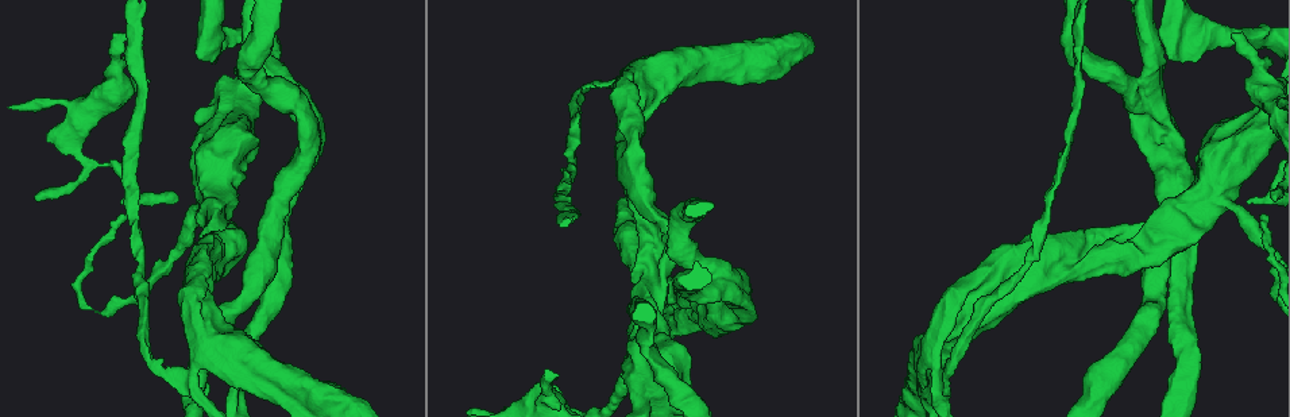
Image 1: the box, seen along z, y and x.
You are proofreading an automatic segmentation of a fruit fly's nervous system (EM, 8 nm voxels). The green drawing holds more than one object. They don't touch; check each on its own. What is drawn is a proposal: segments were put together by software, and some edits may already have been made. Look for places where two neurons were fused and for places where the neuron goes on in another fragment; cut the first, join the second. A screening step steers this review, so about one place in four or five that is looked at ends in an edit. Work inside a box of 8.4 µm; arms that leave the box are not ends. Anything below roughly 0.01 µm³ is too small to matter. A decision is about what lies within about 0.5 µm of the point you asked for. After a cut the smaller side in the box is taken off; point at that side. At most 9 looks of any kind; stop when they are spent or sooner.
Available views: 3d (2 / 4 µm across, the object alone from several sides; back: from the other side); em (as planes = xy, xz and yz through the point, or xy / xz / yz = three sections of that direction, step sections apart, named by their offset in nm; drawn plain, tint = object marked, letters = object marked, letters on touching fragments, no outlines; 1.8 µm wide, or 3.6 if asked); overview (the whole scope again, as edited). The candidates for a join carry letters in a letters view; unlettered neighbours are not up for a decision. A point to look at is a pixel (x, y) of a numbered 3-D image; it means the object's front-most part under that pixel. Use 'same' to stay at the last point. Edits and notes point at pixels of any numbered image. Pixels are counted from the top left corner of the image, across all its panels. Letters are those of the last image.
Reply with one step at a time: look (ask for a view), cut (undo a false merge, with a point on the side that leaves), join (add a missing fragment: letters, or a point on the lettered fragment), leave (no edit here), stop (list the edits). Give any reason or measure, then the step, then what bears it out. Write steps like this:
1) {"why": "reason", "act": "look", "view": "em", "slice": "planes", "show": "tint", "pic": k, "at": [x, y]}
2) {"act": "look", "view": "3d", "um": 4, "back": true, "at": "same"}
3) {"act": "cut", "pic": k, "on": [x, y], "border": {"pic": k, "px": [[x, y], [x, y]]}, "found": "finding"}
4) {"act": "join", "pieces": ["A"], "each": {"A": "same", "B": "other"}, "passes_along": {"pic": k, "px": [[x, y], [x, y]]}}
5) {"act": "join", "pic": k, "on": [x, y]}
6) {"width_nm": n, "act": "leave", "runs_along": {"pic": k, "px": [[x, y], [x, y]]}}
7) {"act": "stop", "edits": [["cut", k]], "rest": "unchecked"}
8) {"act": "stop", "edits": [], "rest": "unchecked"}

{"why": "abrupt turn", "act": "look", "view": "em", "slice": "planes", "show": "letters", "pic": 1, "at": [915, 384]}

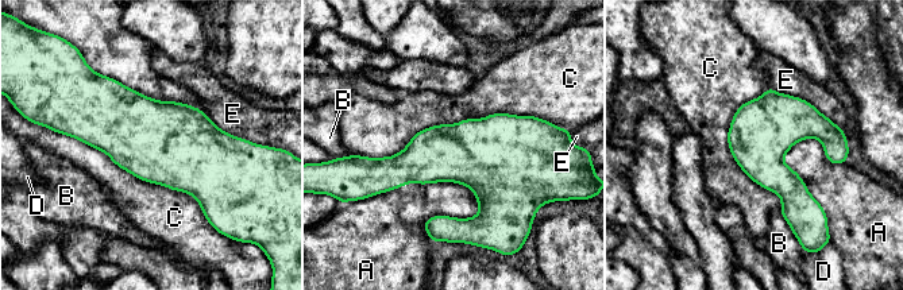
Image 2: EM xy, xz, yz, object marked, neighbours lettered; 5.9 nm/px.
{"width_nm": 380, "act": "leave", "each": {"A": "other", "B": "other", "C": "other", "D": "other", "E": "other"}, "border": {"pic": 2, "px": [[543, 119], [466, 118], [361, 155]]}, "found": "all the same neuron"}

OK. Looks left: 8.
{"act": "look", "view": "3d", "um": 2, "back": true, "pic": 1, "at": [935, 385]}

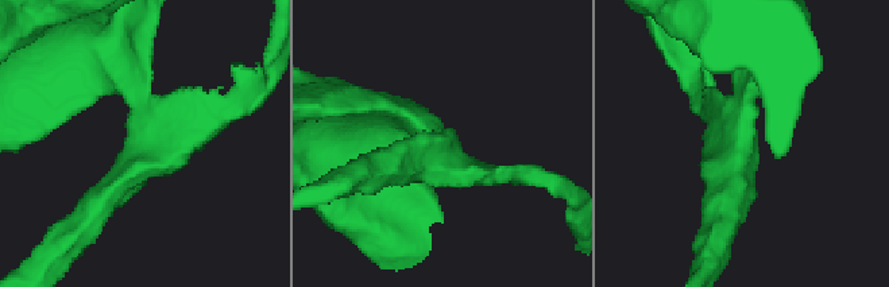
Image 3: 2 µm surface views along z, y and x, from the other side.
{"arms": 3, "why": "now the EM", "act": "look", "view": "em", "slice": "xz", "step": 4, "show": "tint", "pic": 3, "at": [148, 140]}

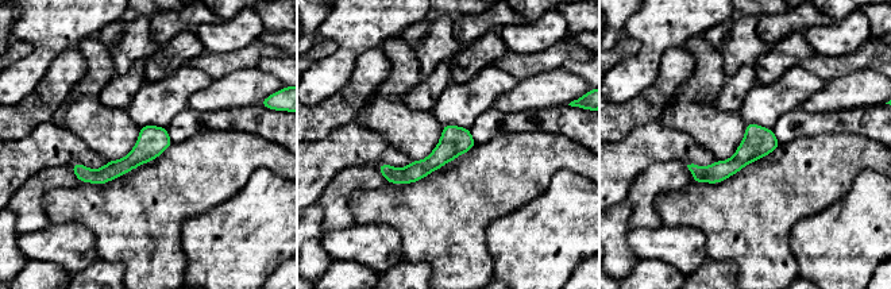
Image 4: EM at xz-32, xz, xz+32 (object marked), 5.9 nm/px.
{"why": "cut it another way", "act": "look", "view": "em", "slice": "planes", "show": "letters", "at": "same"}

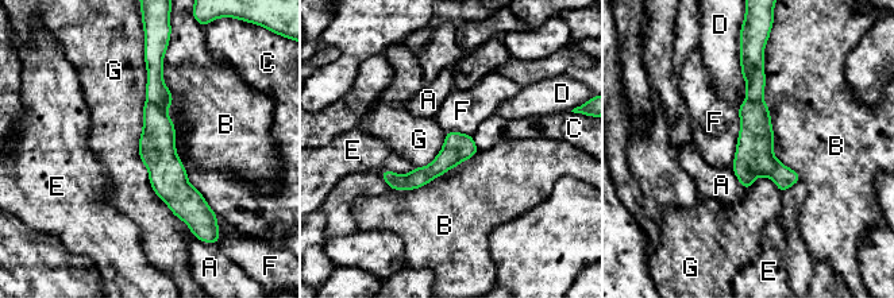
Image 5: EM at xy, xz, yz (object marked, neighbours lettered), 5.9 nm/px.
{"longest_contact_nm": ["G", 1100], "act": "cut", "pic": 5, "on": [157, 144], "each": {"A": "other", "B": "other", "C": "other", "D": "other", "E": "other", "F": "other", "G": "other"}, "part_leaving": {"pic": 5, "px": [[147, 105], [169, 182], [191, 217]]}, "found": "two neurons meet here"}

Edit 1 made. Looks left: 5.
{"why": "redraw", "act": "look", "view": "overview"}

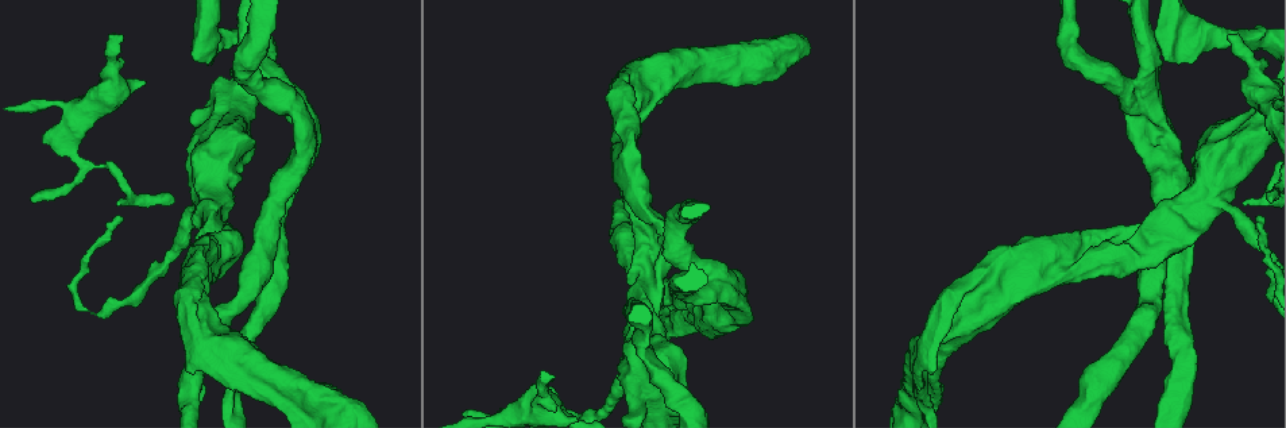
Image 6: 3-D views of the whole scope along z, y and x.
{"why": "side arm on a straight run", "act": "look", "view": "em", "um": 3.6, "slice": "xz", "step": 4, "show": "tint", "pic": 6, "at": [1156, 160]}

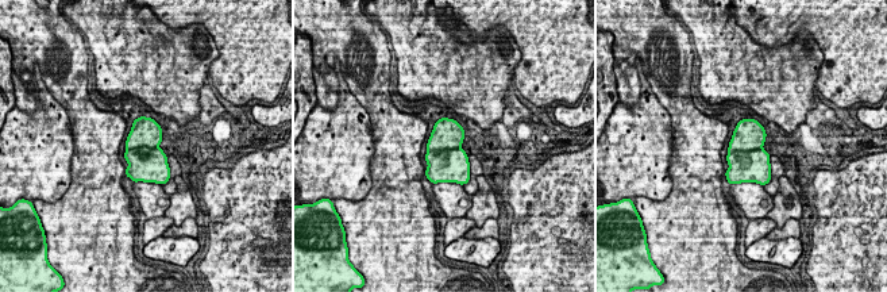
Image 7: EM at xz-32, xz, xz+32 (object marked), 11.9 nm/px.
{"why": "cut it another way", "act": "look", "view": "em", "um": 3.6, "slice": "planes", "show": "letters", "at": "same"}

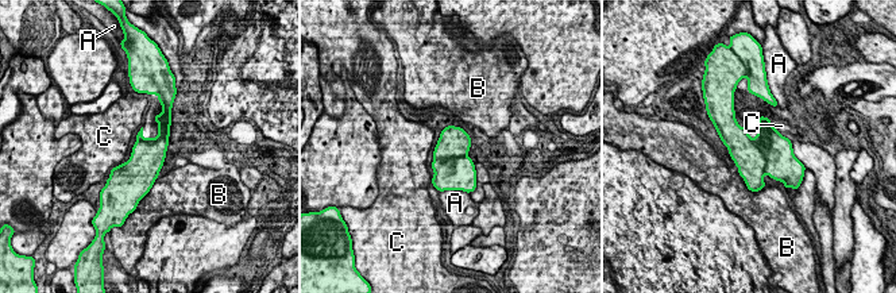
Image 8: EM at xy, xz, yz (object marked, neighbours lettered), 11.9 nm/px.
{"act": "cut", "pic": 8, "on": [780, 164], "each": {"A": "other", "B": "other", "C": "other"}, "border": {"pic": 8, "px": [[749, 138], [764, 158], [765, 173]]}, "found": "a second neuron is stuck on"}

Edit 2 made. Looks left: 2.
{"why": "free end", "act": "look", "view": "em", "um": 3.6, "slice": "xz", "step": 4, "show": "letters", "pic": 6, "at": [1183, 62]}

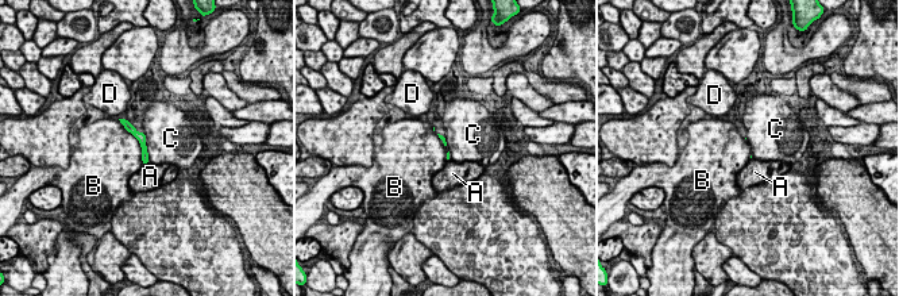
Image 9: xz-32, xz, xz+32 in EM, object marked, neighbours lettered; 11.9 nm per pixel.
{"act": "look", "view": "em", "um": 3.6, "slice": "planes", "show": "letters", "at": "same"}

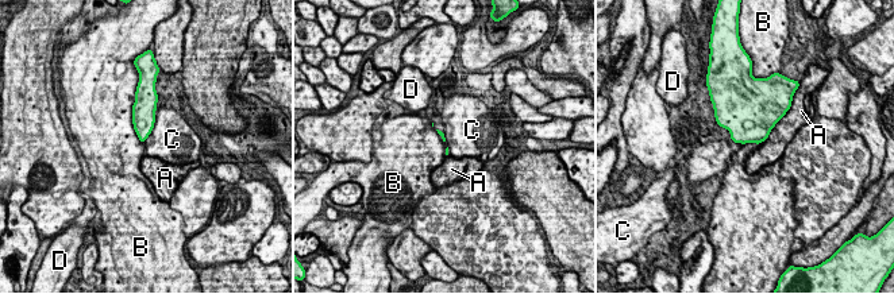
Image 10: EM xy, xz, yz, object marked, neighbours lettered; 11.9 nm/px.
{"act": "leave", "each": {"A": "other", "B": "other", "C": "other", "D": "other"}, "border": {"pic": 10, "px": [[134, 97], [133, 128], [143, 143]]}, "found": "no lettered fragment goes on from it"}

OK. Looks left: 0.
{"act": "stop", "edits": [["cut", 5], ["cut", 8]], "rest": "unchecked"}

